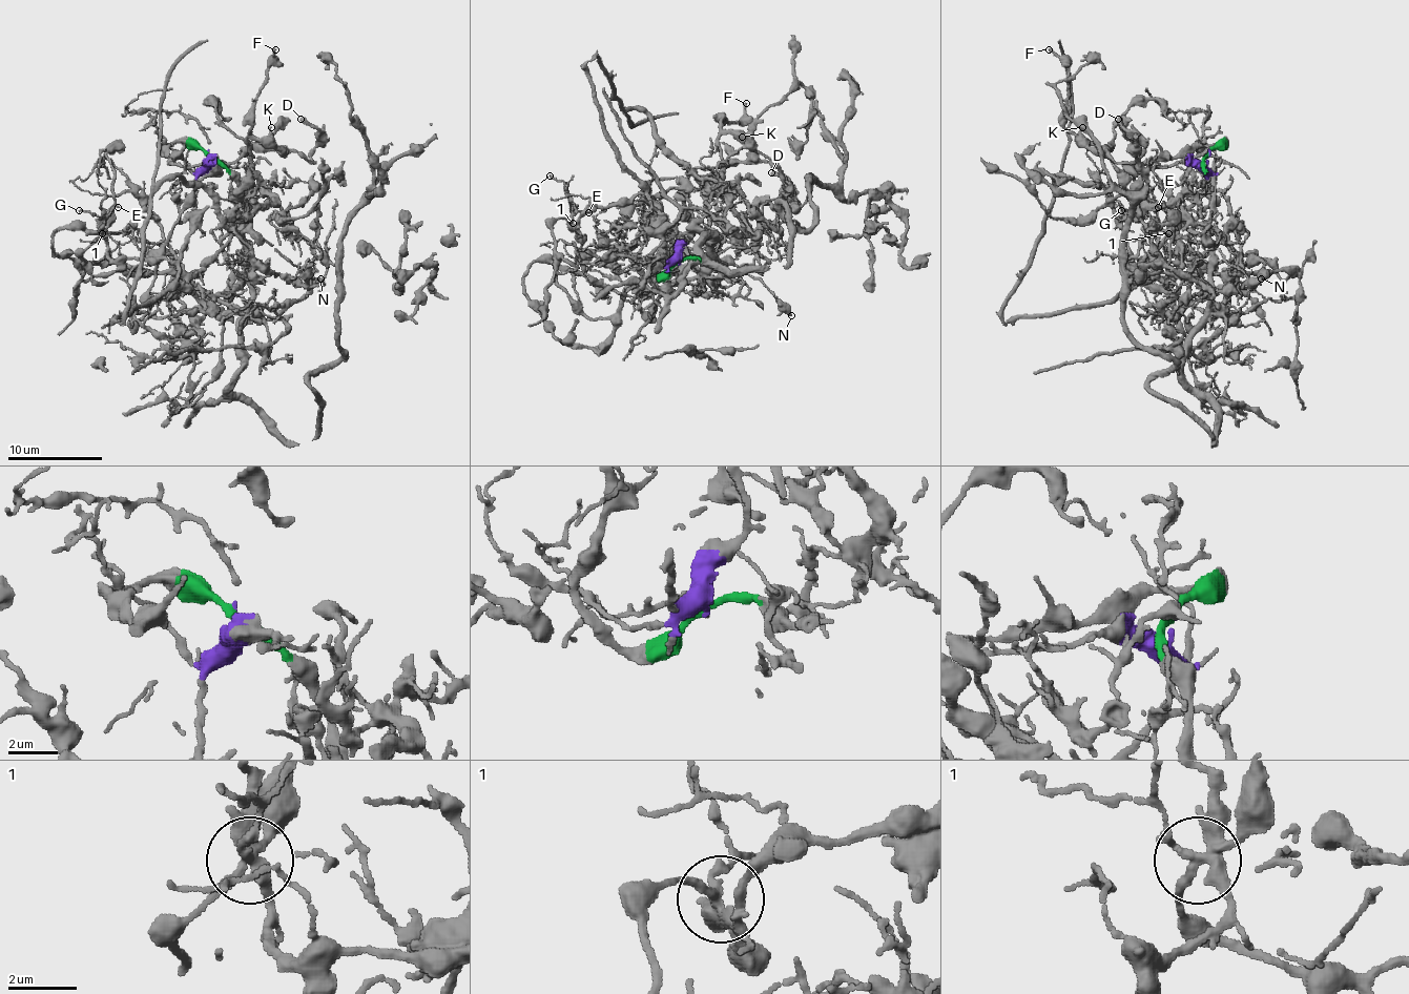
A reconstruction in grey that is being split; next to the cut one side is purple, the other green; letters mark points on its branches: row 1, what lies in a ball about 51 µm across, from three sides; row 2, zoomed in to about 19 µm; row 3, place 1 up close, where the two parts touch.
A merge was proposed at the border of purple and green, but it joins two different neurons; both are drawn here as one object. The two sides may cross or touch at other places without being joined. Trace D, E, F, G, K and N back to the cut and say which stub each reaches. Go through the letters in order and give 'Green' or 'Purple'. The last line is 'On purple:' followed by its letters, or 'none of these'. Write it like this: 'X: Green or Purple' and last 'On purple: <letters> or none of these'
D: Green
E: Purple
F: Green
G: Purple
K: Green
N: Green
On purple: E, G

